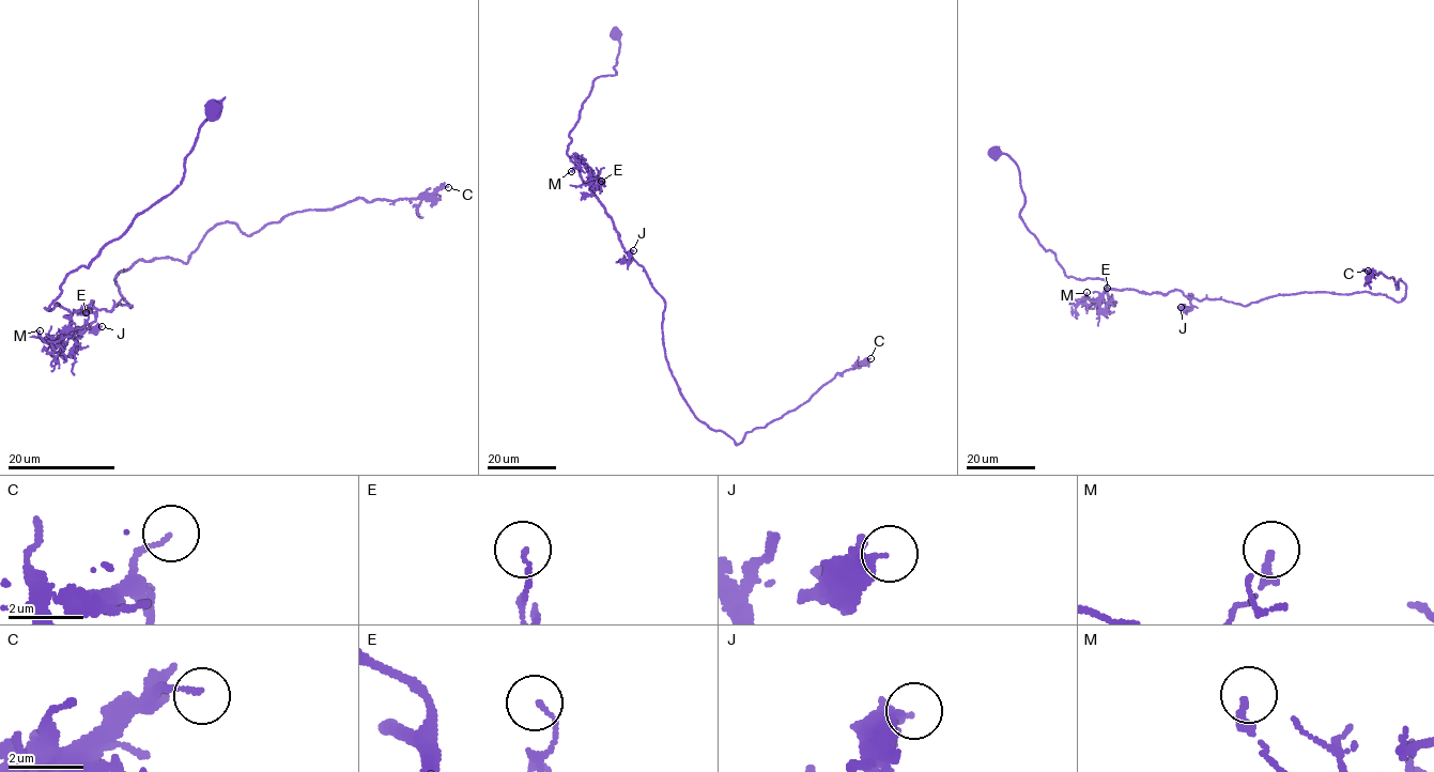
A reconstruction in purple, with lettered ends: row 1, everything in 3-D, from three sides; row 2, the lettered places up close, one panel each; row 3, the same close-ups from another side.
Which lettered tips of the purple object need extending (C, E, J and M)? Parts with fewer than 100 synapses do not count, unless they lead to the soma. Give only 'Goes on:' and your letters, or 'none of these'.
Goes on: none of these

